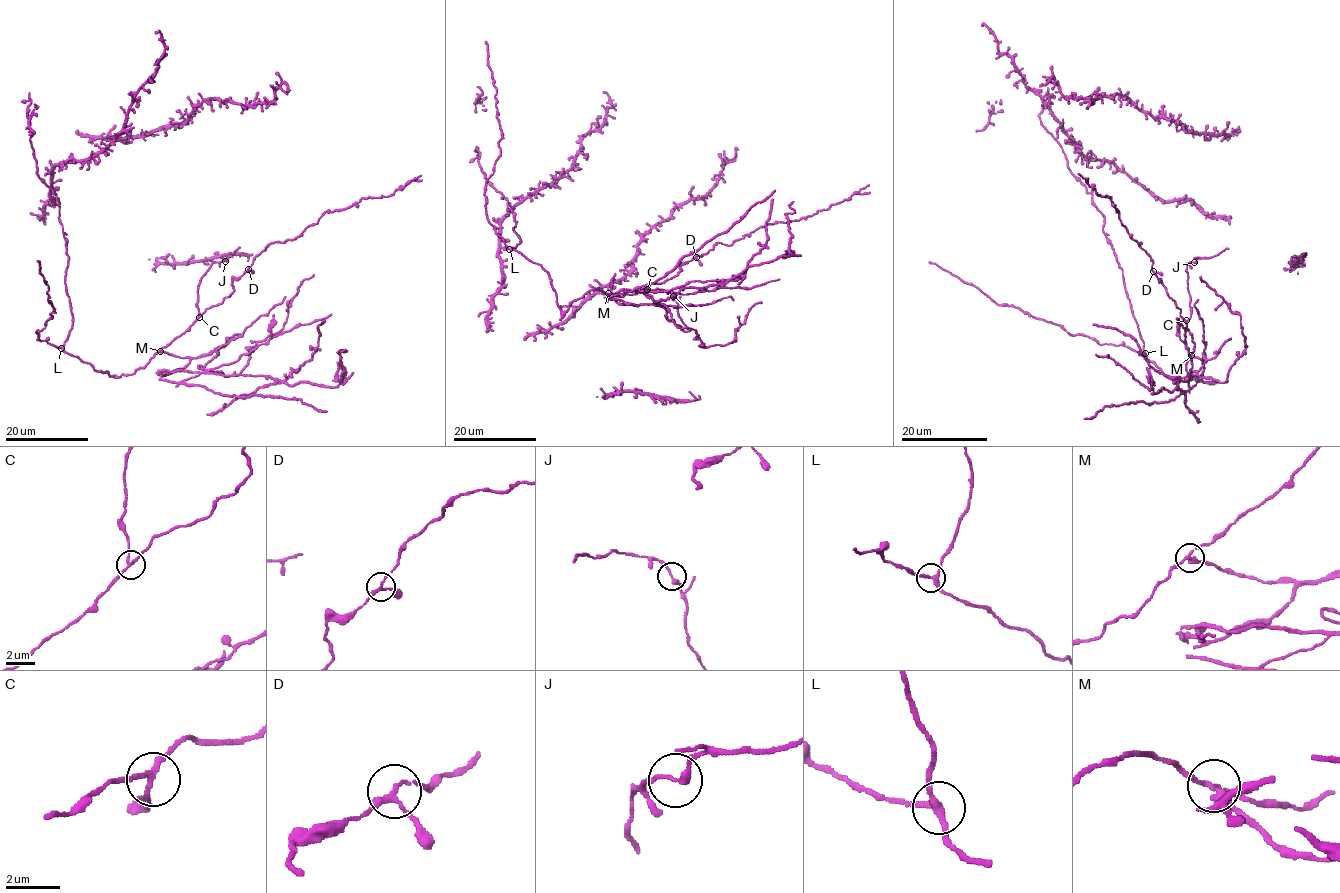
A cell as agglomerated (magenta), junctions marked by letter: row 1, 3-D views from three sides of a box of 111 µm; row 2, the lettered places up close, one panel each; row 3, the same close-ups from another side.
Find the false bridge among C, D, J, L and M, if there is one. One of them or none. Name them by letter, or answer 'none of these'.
M

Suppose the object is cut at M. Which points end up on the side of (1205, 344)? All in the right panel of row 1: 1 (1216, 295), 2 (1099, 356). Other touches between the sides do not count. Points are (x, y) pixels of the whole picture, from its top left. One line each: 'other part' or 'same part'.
1: same part
2: same part

